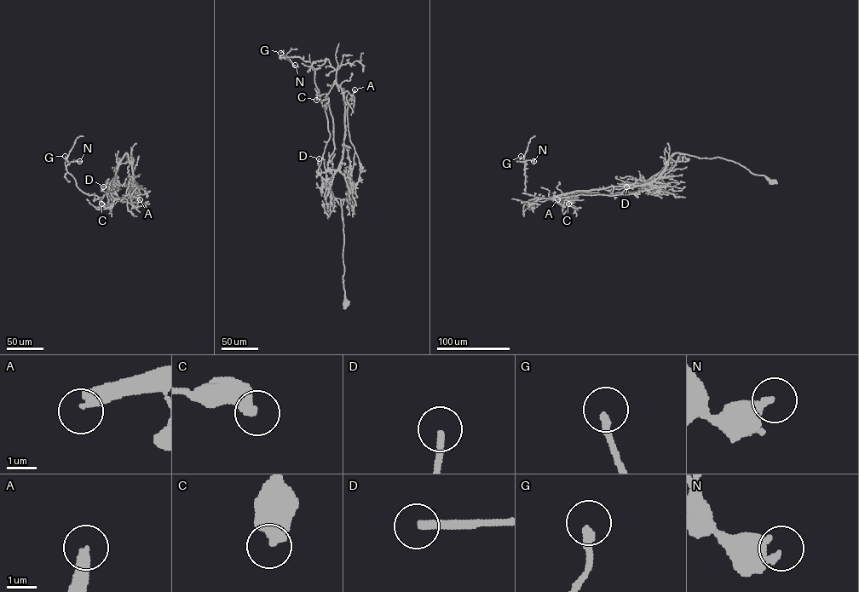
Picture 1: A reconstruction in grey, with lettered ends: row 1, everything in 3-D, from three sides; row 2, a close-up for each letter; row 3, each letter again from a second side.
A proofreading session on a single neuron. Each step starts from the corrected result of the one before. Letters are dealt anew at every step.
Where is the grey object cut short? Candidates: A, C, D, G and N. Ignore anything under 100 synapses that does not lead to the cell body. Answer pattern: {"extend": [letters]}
{"extend": ["A"]}

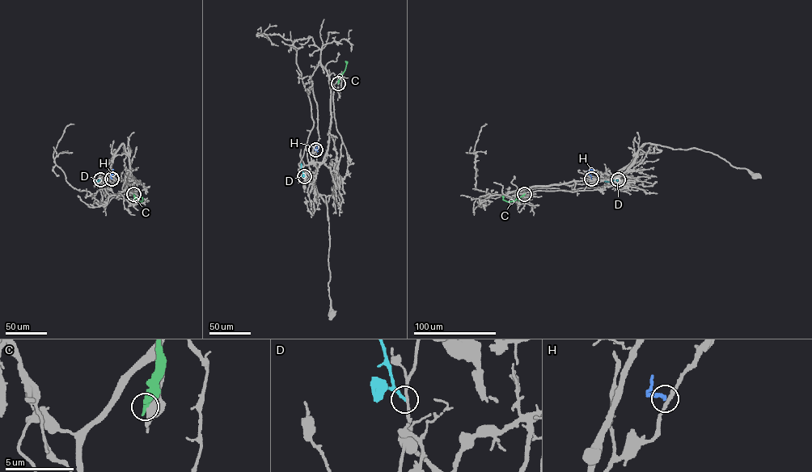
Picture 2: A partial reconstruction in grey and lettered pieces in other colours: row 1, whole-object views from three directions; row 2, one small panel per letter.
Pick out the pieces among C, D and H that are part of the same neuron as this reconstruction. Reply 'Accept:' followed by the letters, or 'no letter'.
Accept: no letter

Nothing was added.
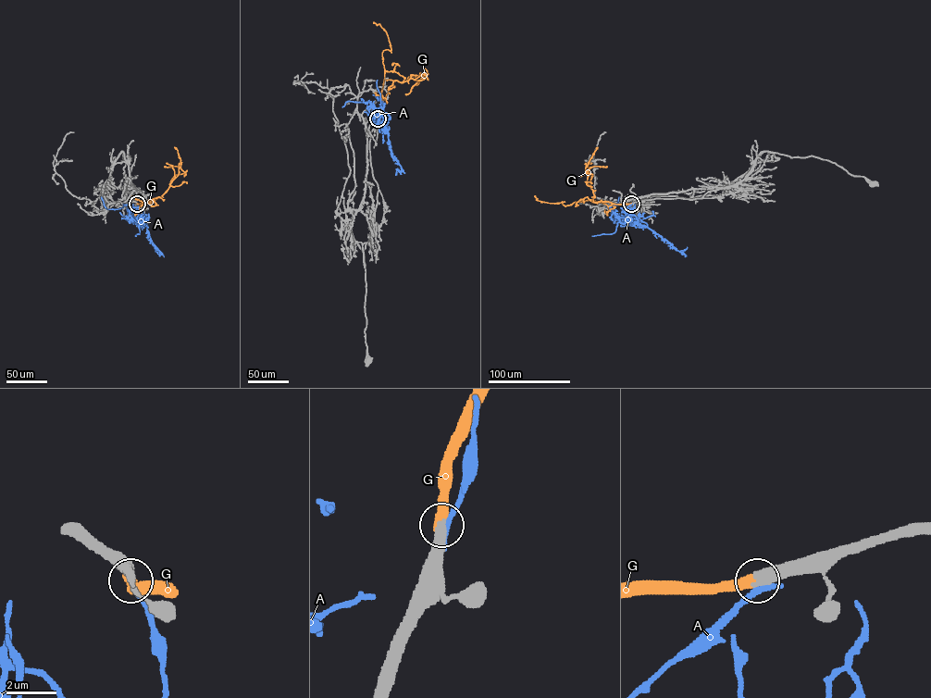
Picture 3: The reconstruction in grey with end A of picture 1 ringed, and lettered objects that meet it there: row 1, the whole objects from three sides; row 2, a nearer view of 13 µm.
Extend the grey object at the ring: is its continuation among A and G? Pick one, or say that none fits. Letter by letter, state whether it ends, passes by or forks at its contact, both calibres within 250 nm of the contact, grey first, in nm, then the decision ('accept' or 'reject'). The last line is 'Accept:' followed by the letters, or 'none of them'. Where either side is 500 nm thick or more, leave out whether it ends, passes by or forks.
A: it ends | 480/240 nm | reject
G: it ends | 480/400 nm | accept
Accept: G

